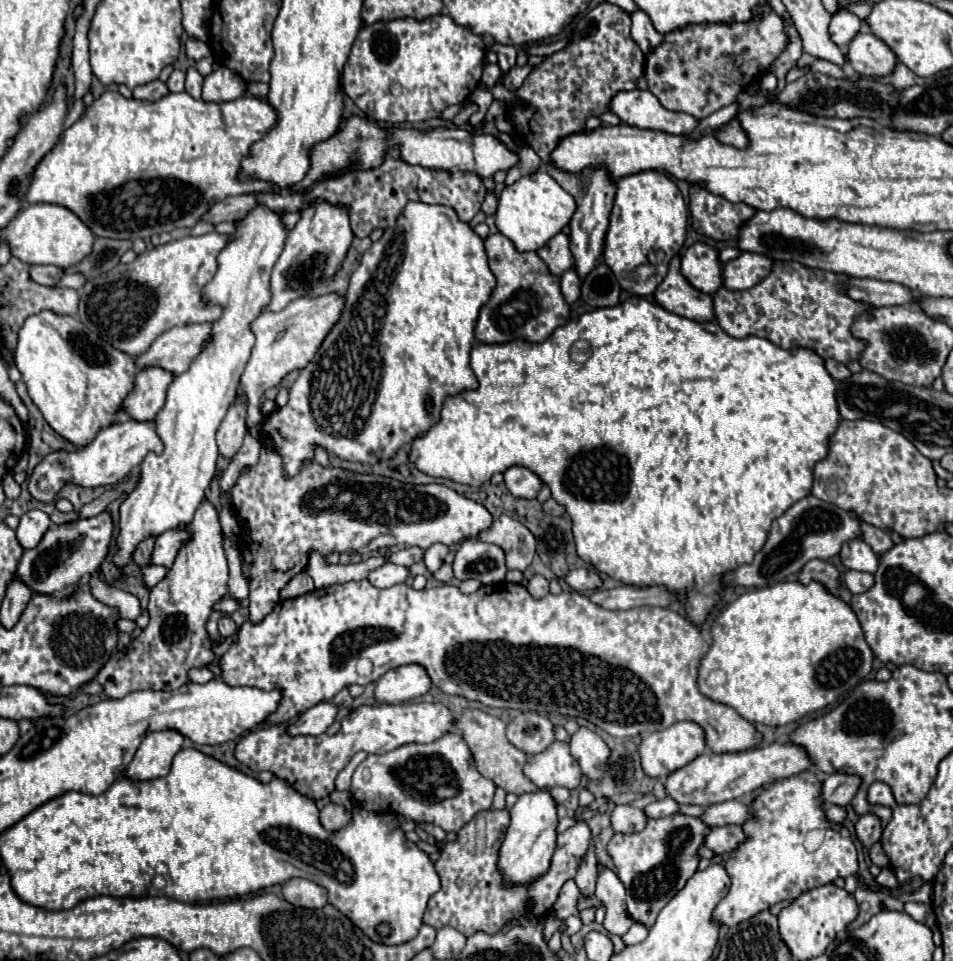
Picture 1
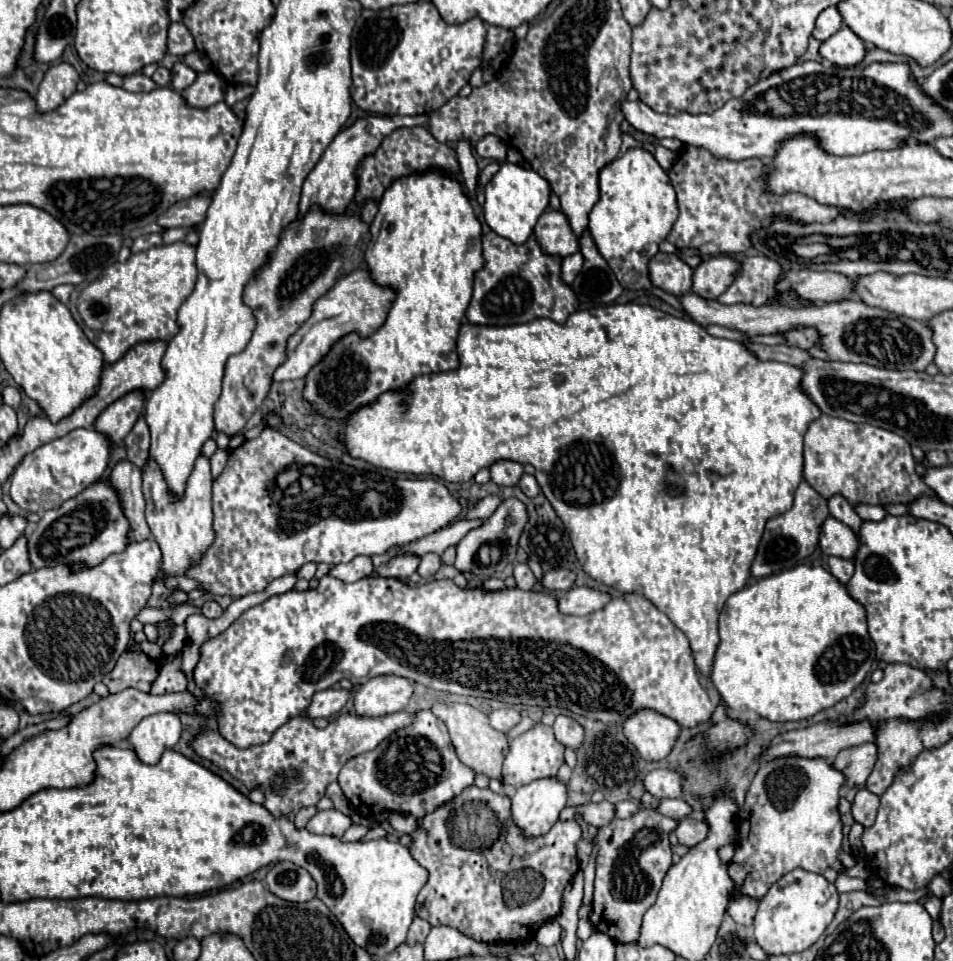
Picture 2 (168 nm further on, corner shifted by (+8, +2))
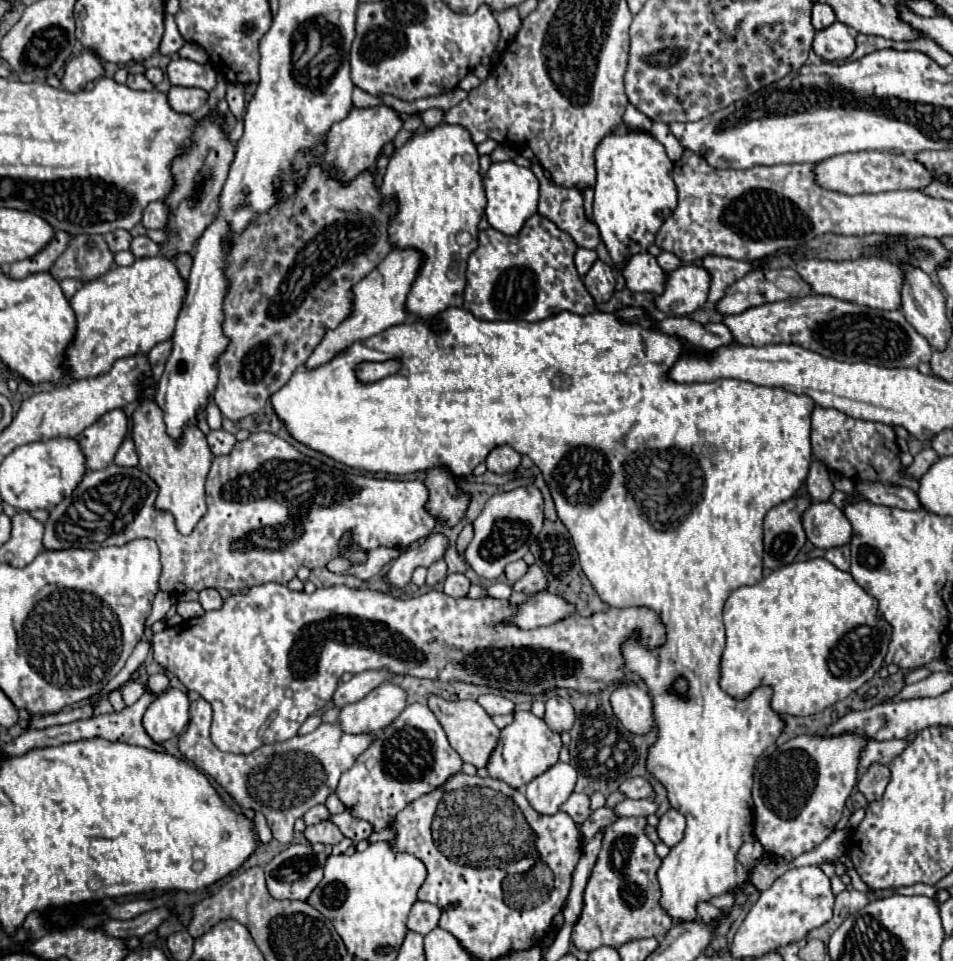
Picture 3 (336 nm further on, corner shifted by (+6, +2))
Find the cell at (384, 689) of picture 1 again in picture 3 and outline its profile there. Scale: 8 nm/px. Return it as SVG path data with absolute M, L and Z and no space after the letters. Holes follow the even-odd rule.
M386 681L364 699L348 703L340 709L338 725L344 733L378 733L388 727L406 707L406 693L398 685Z

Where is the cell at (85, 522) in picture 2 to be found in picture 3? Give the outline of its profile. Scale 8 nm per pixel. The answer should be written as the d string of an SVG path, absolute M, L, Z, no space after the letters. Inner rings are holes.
M252 433L248 439L236 441L228 455L212 457L212 467L206 479L208 511L190 535L178 533L174 517L154 507L156 497L158 485L138 467L120 467L112 463L106 469L90 471L82 477L82 483L78 483L74 495L50 511L44 533L44 549L98 549L108 545L126 545L128 541L140 537L154 539L162 551L160 591L180 597L190 589L202 591L206 587L236 593L270 581L286 585L292 577L296 577L300 567L324 567L340 555L338 539L348 529L354 529L354 541L360 549L372 551L380 545L404 549L426 539L436 527L436 519L424 509L428 489L422 481L392 481L344 473L302 455L290 443L272 433Z

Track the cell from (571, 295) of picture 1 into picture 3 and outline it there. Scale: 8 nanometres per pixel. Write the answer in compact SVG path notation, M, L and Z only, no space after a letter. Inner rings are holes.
M580 247L580 249L576 251L574 261L576 261L576 269L578 269L580 277L586 275L586 271L596 263L596 259L598 259L598 255L596 255L596 251L592 251L592 249L582 249L582 247Z

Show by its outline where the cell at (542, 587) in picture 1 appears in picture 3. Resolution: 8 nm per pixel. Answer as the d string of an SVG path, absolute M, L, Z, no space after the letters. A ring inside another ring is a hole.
M518 559L518 561L512 561L512 563L506 565L504 575L506 575L506 579L508 579L510 583L516 583L516 581L526 573L526 569L528 569L528 565L526 565L522 559Z

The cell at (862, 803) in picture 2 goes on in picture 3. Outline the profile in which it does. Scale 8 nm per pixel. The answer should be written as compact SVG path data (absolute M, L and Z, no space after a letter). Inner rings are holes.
M872 763L860 777L858 789L866 795L868 801L878 801L884 795L886 783L890 781L890 769L882 763Z

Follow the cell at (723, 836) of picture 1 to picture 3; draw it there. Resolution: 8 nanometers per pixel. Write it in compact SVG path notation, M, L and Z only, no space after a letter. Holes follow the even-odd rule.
M674 809L666 811L666 813L660 817L658 827L656 827L660 841L662 841L664 845L668 845L668 847L674 847L674 845L684 837L684 829L686 829L684 817L682 817L678 811L674 811Z

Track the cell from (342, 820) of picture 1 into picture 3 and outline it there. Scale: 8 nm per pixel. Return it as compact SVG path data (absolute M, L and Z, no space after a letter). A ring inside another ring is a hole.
M328 819L318 823L318 825L306 827L304 835L310 843L328 843L328 845L338 845L344 839L342 831L334 823L330 823Z

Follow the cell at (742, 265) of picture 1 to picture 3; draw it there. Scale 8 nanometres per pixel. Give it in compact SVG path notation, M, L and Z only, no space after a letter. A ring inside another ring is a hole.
M682 265L666 275L664 291L654 297L656 309L666 315L688 315L708 299L710 275L700 265Z

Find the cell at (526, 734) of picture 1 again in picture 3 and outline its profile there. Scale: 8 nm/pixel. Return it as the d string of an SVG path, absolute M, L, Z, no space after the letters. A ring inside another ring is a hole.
M480 695L478 703L486 709L488 715L510 715L514 713L514 703L502 695Z

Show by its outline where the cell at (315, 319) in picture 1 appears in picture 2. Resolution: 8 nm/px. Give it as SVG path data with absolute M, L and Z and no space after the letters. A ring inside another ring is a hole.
M366 269L352 271L344 277L340 277L328 293L324 293L320 299L316 299L312 307L312 317L288 339L286 347L286 361L276 367L272 379L274 381L286 381L286 379L302 379L312 365L316 365L330 349L330 345L340 339L342 335L356 331L362 337L374 333L386 319L386 311L394 299L392 289L384 289L374 285Z

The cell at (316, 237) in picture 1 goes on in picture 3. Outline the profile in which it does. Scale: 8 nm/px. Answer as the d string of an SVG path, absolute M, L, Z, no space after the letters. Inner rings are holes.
M376 105L376 107L366 107L366 109L352 107L350 115L346 119L342 119L342 121L334 123L334 127L330 127L330 131L326 135L328 151L326 151L324 159L326 159L326 163L336 167L336 173L340 179L350 181L360 171L376 165L376 159L378 159L382 147L394 139L394 135L402 129L402 123L404 123L404 119L400 117L400 113L386 105Z

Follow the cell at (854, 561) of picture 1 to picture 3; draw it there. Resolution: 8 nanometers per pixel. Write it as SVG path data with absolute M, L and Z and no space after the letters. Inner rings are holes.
M830 501L810 503L810 507L802 513L802 525L808 541L822 549L846 545L852 537L850 521Z

